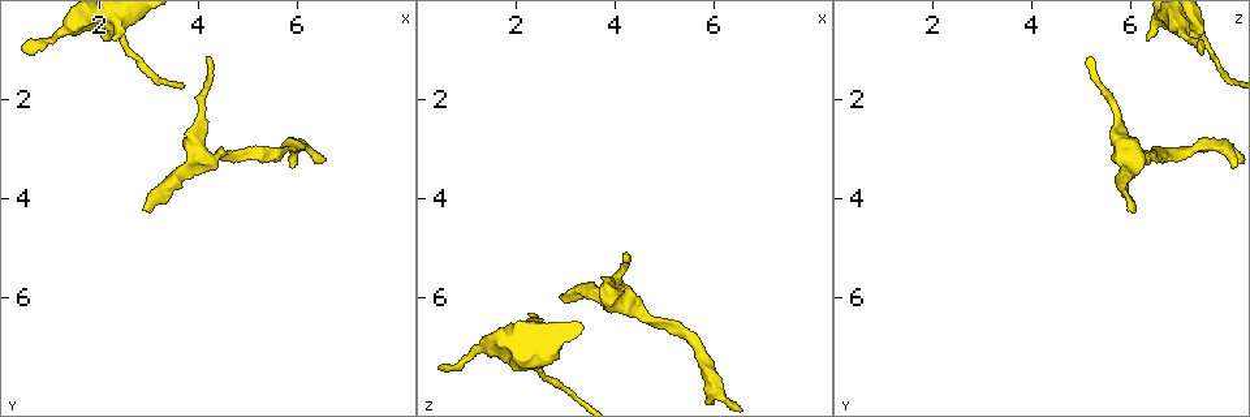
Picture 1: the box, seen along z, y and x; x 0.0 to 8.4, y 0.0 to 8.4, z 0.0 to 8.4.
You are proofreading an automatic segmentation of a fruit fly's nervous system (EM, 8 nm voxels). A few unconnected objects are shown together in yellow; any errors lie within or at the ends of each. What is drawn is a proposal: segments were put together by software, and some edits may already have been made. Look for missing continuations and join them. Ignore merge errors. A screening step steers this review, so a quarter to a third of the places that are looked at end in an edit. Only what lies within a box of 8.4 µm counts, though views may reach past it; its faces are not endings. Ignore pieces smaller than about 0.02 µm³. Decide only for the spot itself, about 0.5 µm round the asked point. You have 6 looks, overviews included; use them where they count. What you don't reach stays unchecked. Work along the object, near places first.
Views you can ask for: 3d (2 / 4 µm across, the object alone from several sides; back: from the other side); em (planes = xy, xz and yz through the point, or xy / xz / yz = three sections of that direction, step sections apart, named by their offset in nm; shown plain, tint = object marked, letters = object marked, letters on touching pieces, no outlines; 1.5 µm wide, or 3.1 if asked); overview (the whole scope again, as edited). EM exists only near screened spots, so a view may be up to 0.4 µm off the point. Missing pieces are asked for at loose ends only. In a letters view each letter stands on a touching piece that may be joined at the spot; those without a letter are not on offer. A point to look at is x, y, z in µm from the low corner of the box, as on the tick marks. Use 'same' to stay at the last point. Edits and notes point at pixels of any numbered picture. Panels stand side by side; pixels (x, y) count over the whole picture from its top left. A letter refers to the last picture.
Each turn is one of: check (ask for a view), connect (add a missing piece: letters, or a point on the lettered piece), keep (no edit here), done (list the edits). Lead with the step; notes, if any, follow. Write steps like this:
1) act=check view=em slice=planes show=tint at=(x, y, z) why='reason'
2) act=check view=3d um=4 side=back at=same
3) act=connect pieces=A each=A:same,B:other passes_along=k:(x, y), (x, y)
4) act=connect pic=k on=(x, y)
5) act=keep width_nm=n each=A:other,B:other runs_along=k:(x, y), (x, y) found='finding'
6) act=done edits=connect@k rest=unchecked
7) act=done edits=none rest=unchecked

act=check view=em slice=planes show=plain at=(2.25, 0.75, 6.35) why='free end'

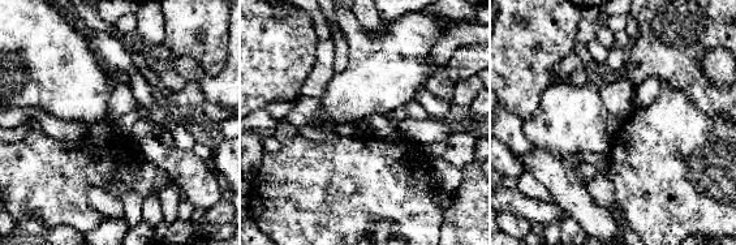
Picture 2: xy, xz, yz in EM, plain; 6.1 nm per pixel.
act=check view=em slice=planes show=letters at=same why='what lies round it'

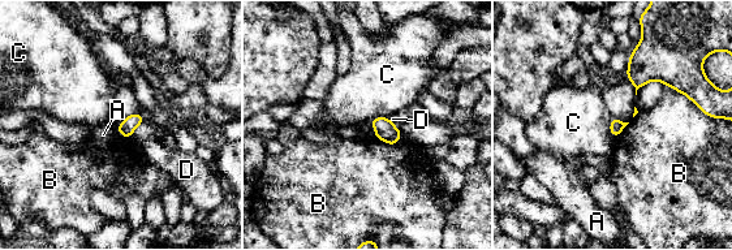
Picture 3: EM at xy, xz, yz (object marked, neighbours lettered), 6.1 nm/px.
act=keep each=A:other,B:other,C:other,D:other border=3:(611, 119), (610, 132), (615, 137) found='no lettered piece goes on from it'

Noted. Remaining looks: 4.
act=check view=3d um=4 at=(4.25, 1.20, 5.10) why='thin end'

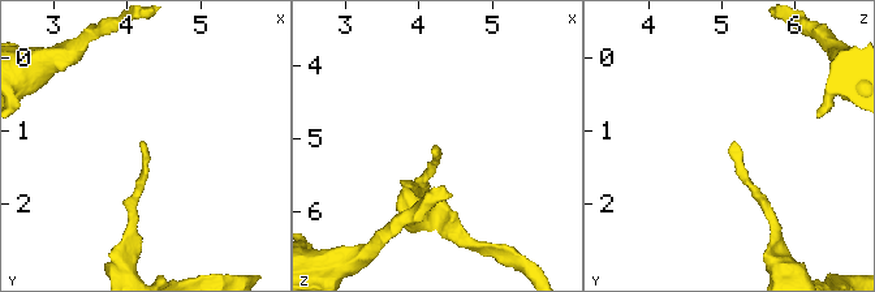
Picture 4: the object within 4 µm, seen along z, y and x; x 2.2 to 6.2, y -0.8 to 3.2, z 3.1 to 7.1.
act=check view=em slice=xy step=4 show=letters at=(4.20, 1.20, 5.15)

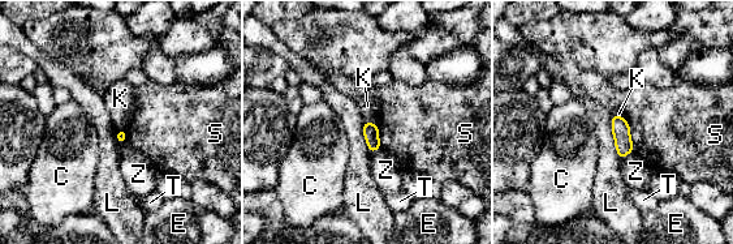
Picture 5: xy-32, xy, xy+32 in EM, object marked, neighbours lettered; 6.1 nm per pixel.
act=check view=em slice=planes show=letters at=same why='cut it another way'

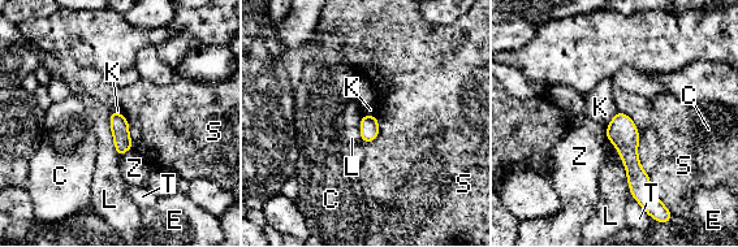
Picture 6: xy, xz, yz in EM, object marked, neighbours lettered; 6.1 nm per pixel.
act=keep each=C:other,E:other,K:other,L:other,S:other,T:other,Z:other border=6:(617, 111), (605, 128) found='no lettered piece goes on from it'

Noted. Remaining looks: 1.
act=done edits=none rest=unchecked

